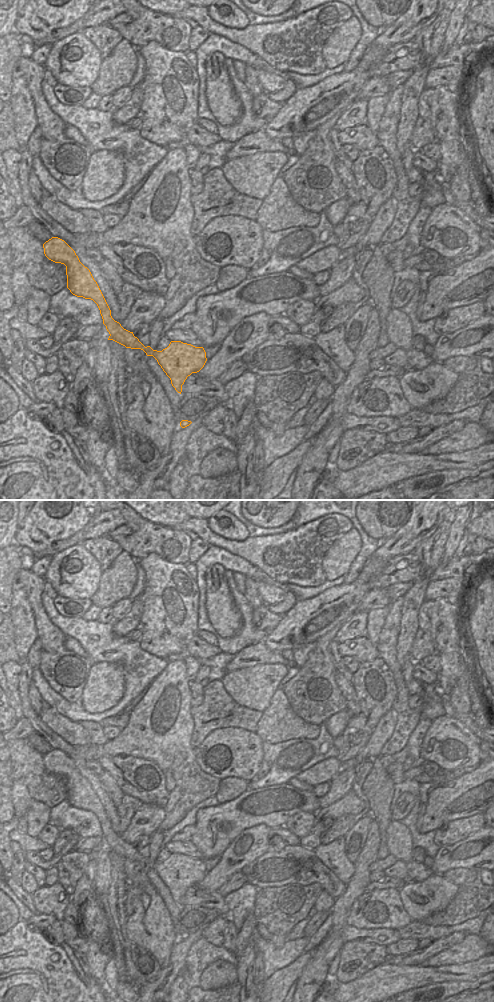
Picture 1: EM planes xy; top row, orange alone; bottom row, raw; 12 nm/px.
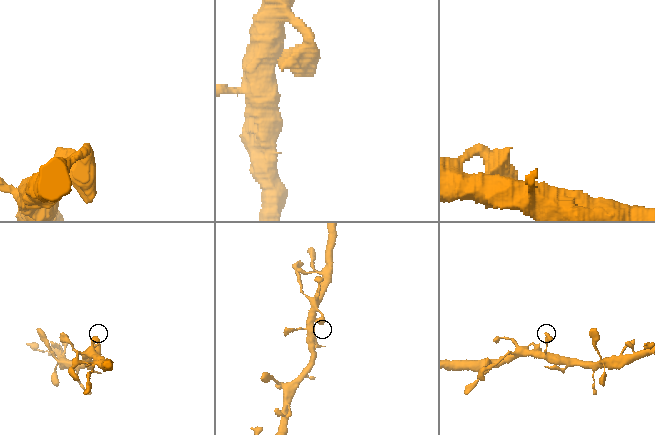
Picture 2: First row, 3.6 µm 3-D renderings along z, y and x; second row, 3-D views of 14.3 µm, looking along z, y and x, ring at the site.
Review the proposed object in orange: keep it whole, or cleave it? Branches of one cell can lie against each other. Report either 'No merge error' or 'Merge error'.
No merge error.

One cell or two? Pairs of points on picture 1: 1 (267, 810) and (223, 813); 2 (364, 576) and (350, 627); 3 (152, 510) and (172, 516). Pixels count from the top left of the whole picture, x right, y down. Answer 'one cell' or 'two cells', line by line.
1: one cell
2: two cells
3: one cell

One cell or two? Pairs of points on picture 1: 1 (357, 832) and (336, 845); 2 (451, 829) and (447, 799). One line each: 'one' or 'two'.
1: two
2: two

